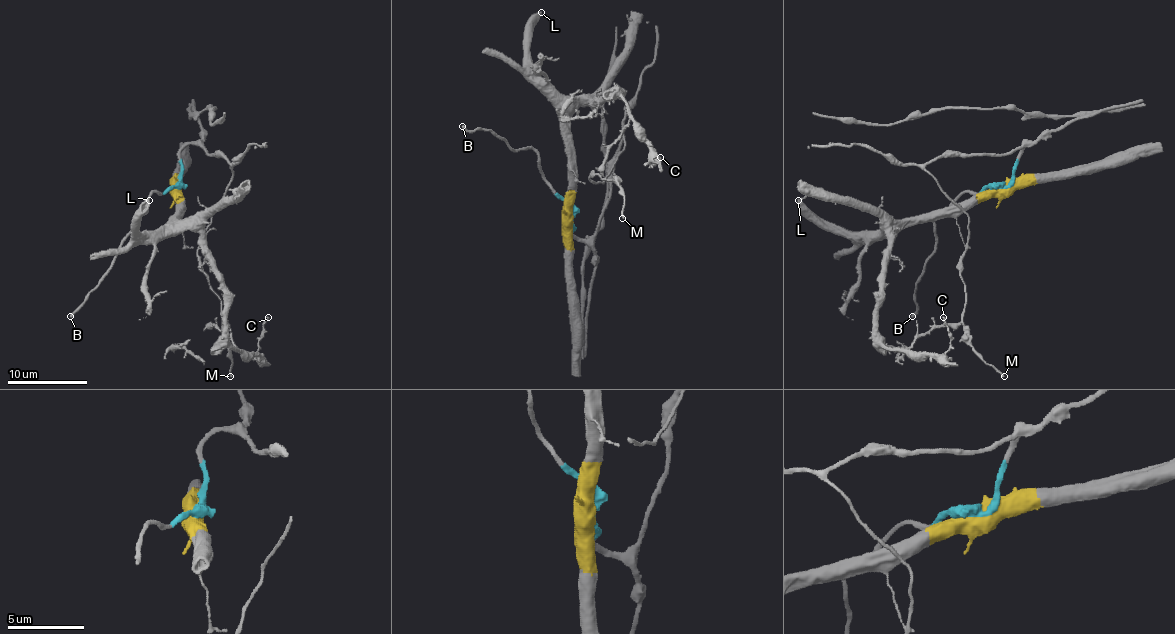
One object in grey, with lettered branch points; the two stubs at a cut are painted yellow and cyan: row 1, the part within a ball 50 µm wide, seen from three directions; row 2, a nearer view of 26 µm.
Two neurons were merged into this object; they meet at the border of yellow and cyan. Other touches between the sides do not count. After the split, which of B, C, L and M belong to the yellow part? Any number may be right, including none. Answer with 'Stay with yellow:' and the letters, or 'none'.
Stay with yellow: C, L

